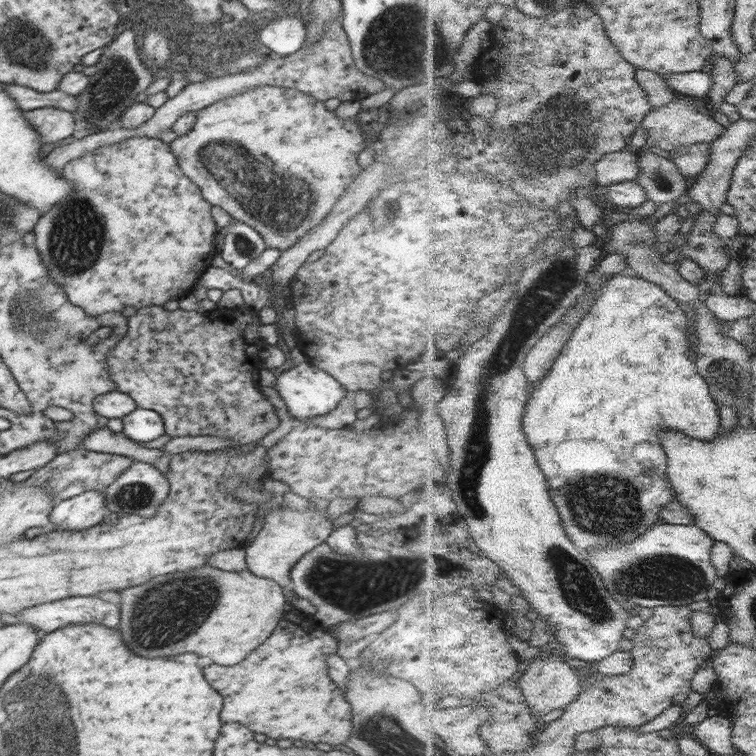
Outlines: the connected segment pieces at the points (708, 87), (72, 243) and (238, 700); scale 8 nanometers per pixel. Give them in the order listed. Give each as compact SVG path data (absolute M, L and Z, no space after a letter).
M690 71L688 73L672 73L664 75L664 80L670 84L670 88L684 97L710 96L714 79L711 72Z
M130 138L122 143L96 149L92 153L80 157L80 159L71 161L65 165L61 176L71 182L71 193L68 193L67 197L60 199L59 203L52 207L50 212L46 212L44 216L39 218L36 227L33 229L33 246L40 253L42 262L48 269L51 281L55 282L65 292L67 299L72 304L83 308L86 314L100 316L114 311L122 313L126 308L138 310L146 306L163 306L168 300L179 300L182 296L188 294L186 290L191 288L192 284L190 282L200 278L204 270L210 266L210 260L216 254L215 250L217 249L216 234L220 230L211 214L212 205L202 196L200 187L183 173L174 154L170 151L169 144L165 144L162 140L156 138Z
M296 614L282 618L272 636L240 664L210 664L204 668L208 684L224 696L220 718L222 722L246 724L253 733L275 739L330 745L350 743L351 705L345 700L344 691L329 677L327 667L327 658L336 653L338 640L329 632L310 632L306 626L296 626L296 618Z

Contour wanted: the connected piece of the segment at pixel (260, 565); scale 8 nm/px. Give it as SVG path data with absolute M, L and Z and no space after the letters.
M286 503L272 508L265 515L265 523L254 542L244 548L247 570L258 577L269 578L282 588L286 587L291 583L290 572L298 560L315 546L324 543L333 531L332 527L331 519L321 505L308 511L292 509Z

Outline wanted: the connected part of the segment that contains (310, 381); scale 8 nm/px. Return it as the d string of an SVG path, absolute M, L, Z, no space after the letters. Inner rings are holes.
M310 362L298 364L292 369L276 373L274 388L286 403L286 408L297 420L306 420L313 416L322 416L332 412L346 396L346 388L326 371L314 367Z

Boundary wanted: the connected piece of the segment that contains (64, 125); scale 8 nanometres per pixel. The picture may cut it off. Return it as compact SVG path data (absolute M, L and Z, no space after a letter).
M52 106L30 110L24 114L24 119L40 135L42 145L69 141L74 130L78 129L71 112Z

